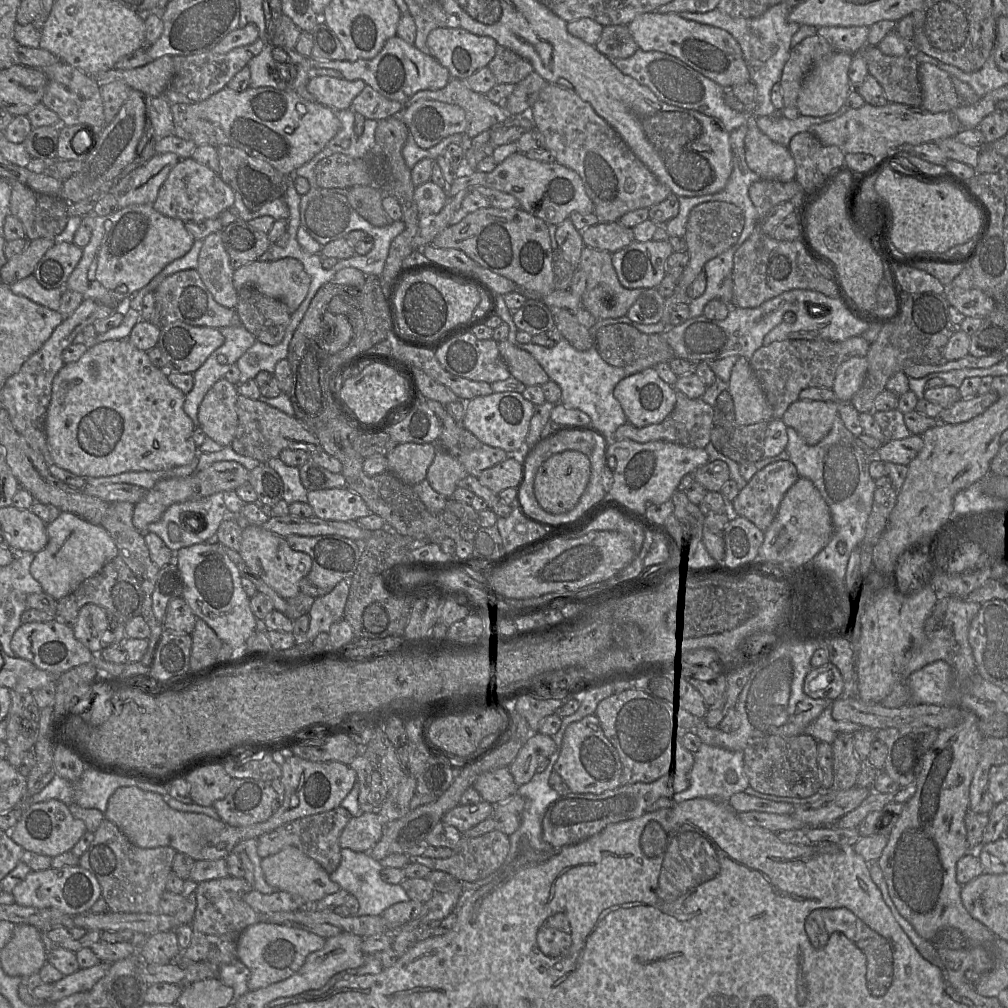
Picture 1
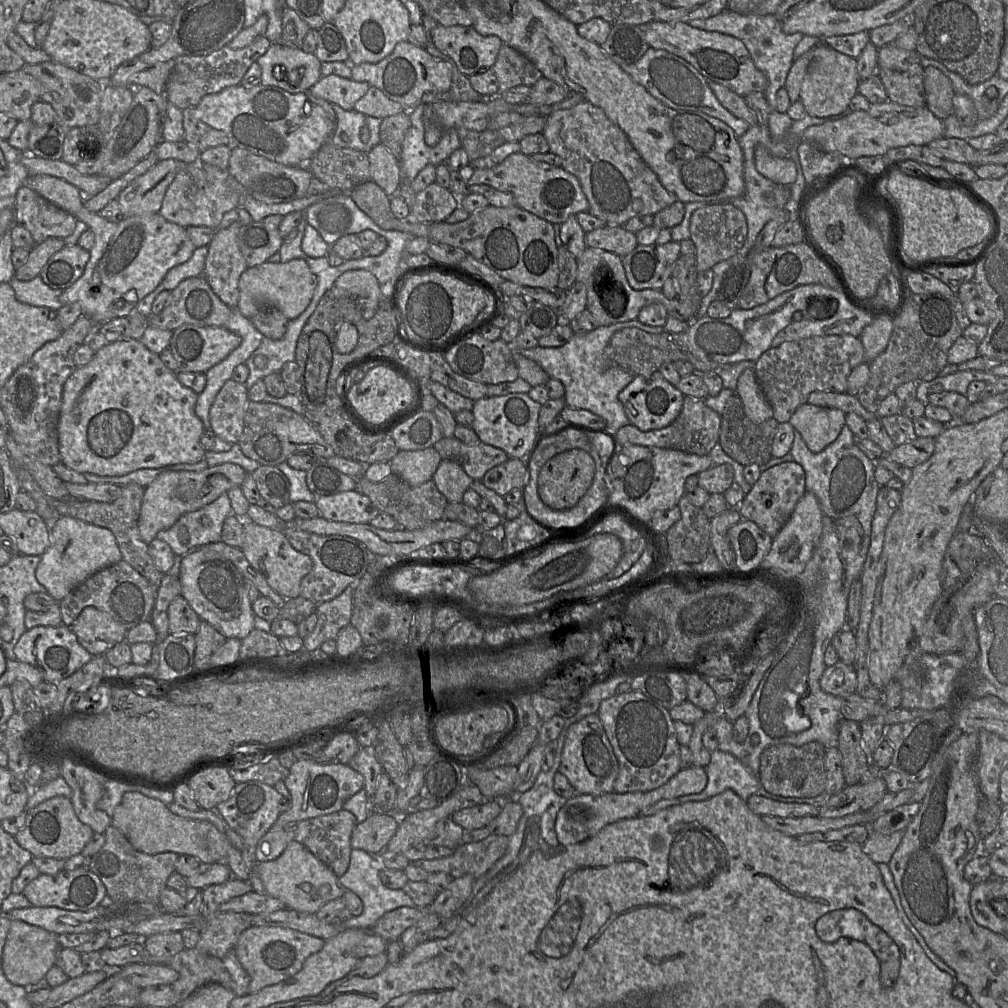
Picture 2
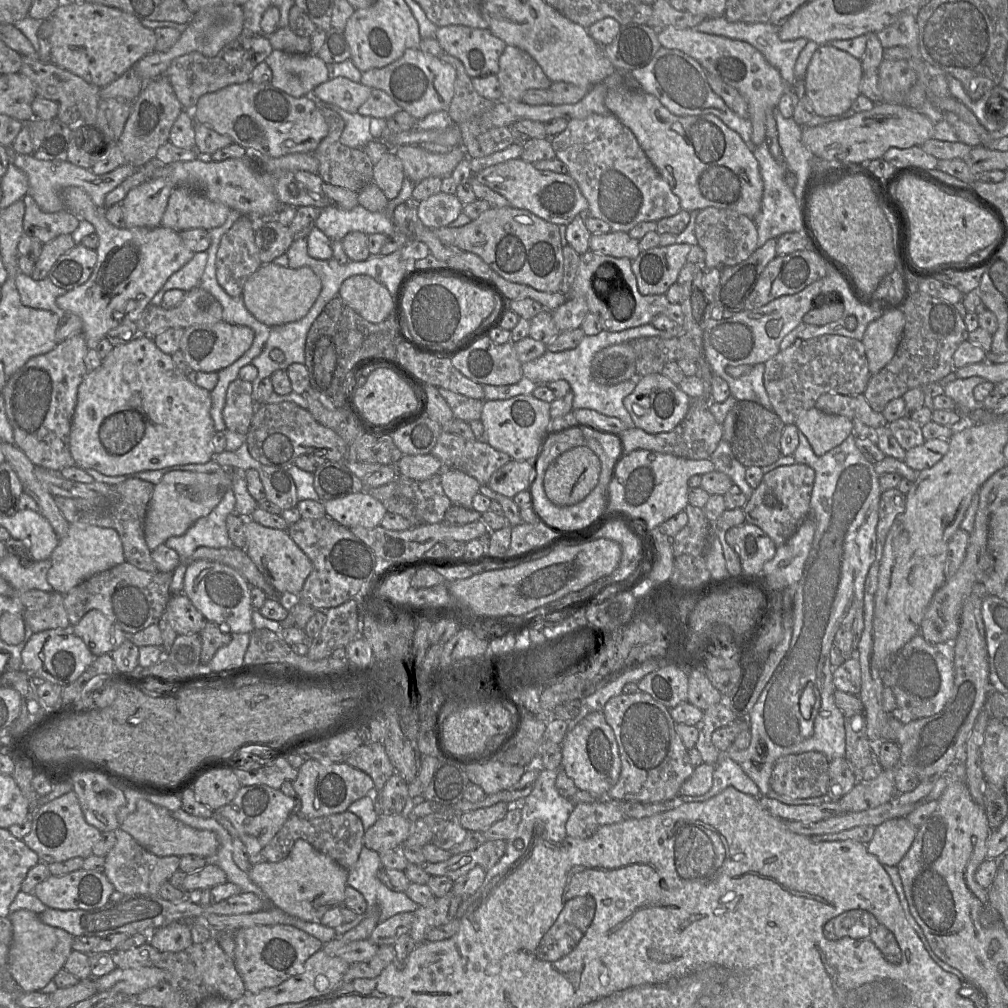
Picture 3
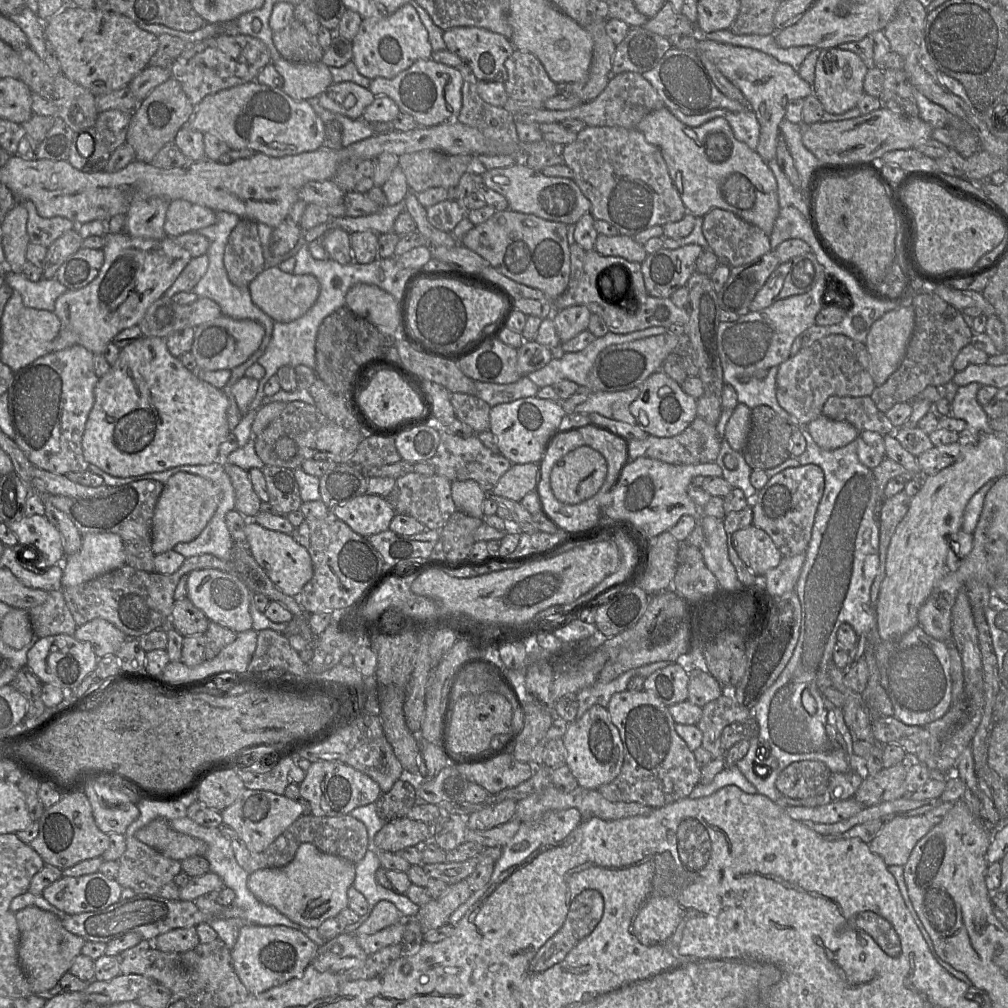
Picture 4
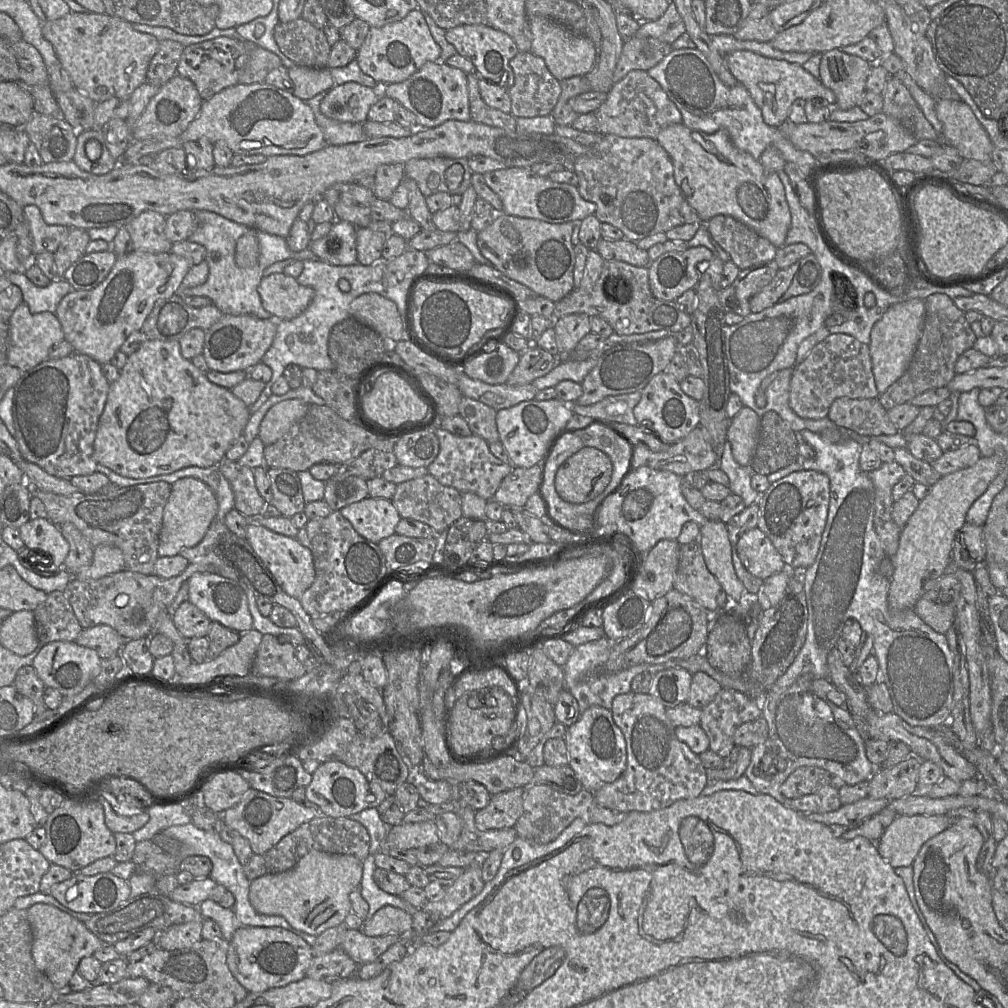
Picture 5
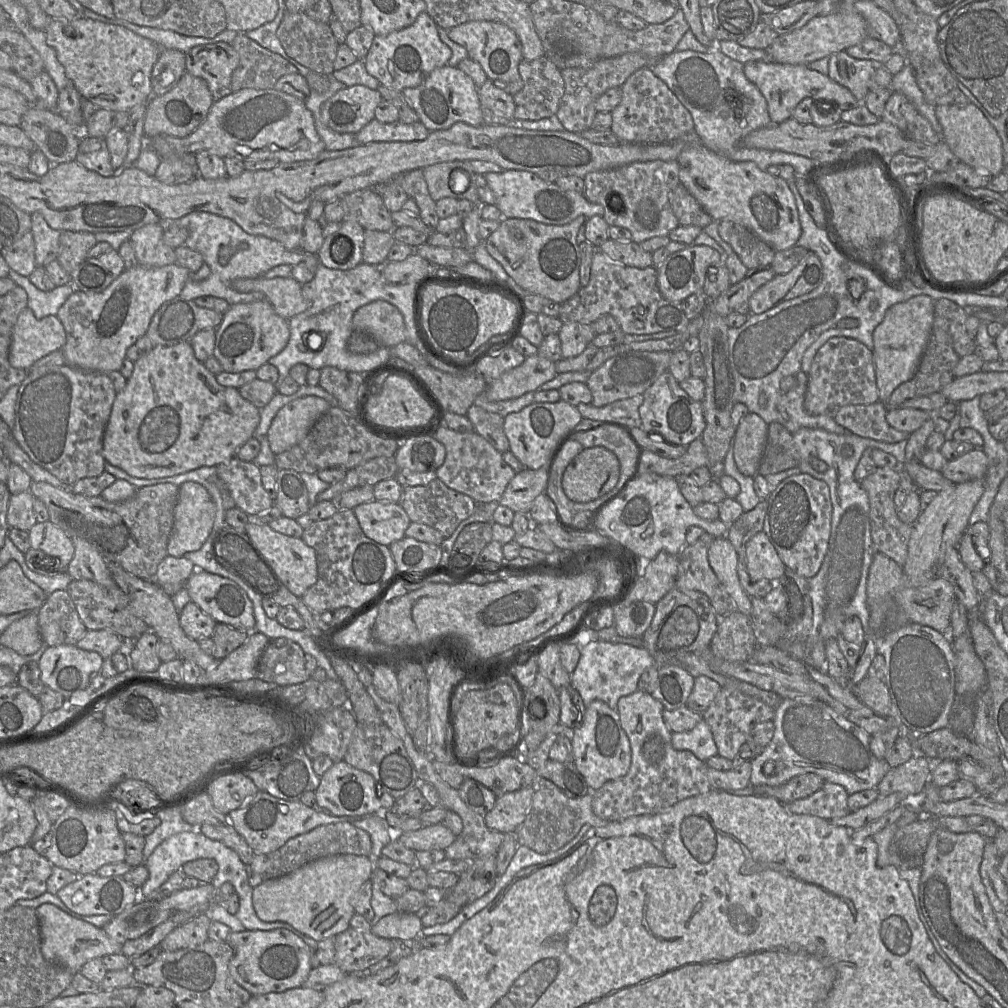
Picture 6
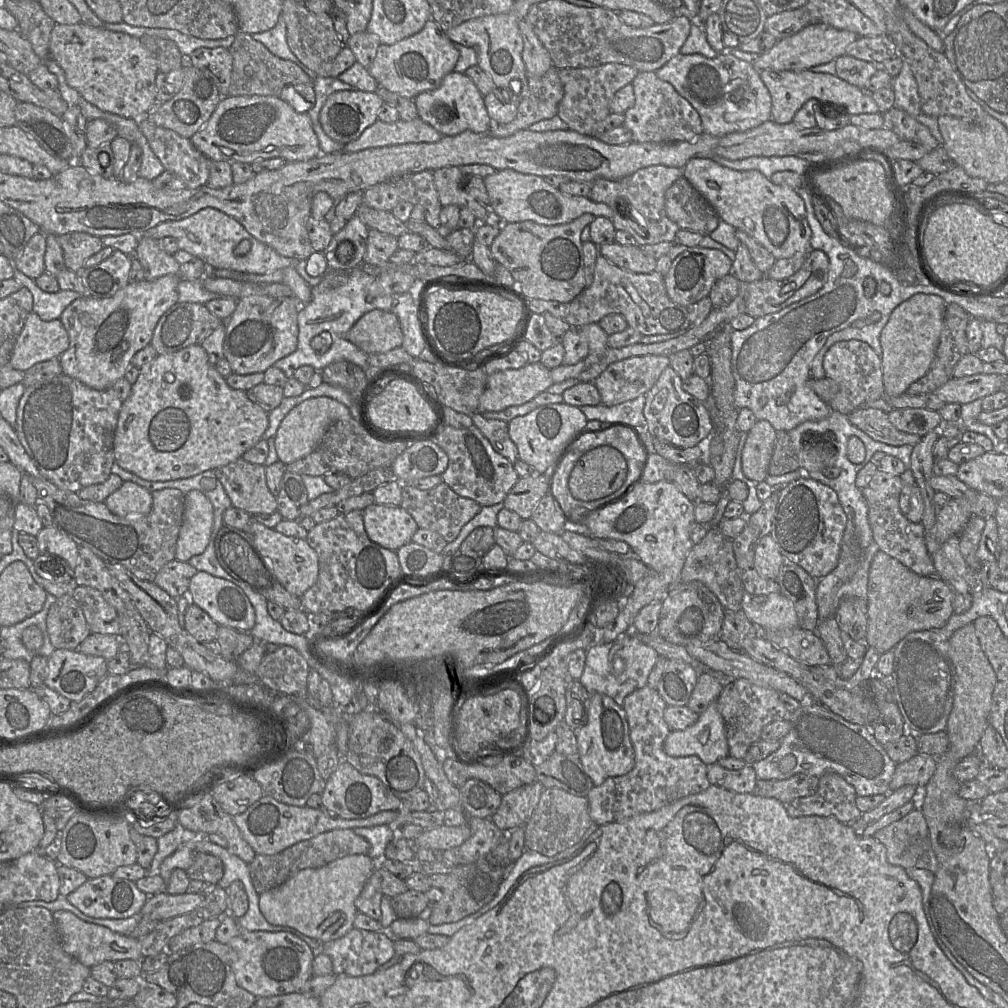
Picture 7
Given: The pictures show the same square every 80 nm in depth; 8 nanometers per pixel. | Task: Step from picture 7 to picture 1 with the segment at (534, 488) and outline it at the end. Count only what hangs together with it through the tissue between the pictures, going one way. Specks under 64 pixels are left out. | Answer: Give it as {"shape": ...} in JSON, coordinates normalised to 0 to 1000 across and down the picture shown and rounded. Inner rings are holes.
{"shape":[[[505,451],[500,457],[479,466],[473,472],[477,481],[490,489],[502,484],[513,484],[519,475],[519,459],[515,451]]]}

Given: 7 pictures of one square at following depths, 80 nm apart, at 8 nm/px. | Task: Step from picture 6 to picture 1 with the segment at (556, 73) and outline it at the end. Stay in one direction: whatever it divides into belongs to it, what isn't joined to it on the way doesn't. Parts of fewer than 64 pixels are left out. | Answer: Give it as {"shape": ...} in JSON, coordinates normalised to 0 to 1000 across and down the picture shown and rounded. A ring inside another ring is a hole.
{"shape":[[[493,46],[490,58],[484,63],[495,83],[513,83],[530,71],[528,63],[508,50]]]}

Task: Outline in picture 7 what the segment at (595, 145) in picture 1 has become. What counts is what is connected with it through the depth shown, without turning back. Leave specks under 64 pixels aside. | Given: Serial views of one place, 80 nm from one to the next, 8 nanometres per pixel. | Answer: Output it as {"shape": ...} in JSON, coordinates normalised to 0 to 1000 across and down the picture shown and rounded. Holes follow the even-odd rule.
{"shape":[[[648,164],[636,167],[628,173],[615,179],[593,178],[586,182],[584,197],[590,200],[596,200],[604,203],[609,213],[607,220],[611,228],[624,230],[631,238],[633,244],[641,242],[651,242],[654,240],[668,241],[670,232],[675,227],[674,224],[665,218],[660,209],[660,191],[663,187],[677,175],[677,168],[663,166],[659,164]]]}

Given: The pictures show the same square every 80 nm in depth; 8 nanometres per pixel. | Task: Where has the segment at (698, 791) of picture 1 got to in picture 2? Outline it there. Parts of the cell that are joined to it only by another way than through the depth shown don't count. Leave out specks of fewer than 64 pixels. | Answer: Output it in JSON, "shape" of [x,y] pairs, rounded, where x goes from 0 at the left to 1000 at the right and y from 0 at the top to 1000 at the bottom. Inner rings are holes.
{"shape":[[[713,743],[705,746],[699,764],[702,772],[699,783],[694,787],[673,791],[676,797],[701,794],[721,783],[727,784],[740,795],[756,781],[752,771],[733,753]]]}

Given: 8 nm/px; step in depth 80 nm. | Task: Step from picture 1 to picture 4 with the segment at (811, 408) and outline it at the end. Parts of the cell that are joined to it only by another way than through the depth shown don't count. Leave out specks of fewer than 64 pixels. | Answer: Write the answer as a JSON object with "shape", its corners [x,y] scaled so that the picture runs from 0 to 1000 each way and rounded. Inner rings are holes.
{"shape":[[[817,412],[803,419],[799,424],[810,440],[821,447],[836,443],[852,433],[852,428],[845,421],[825,417]]]}

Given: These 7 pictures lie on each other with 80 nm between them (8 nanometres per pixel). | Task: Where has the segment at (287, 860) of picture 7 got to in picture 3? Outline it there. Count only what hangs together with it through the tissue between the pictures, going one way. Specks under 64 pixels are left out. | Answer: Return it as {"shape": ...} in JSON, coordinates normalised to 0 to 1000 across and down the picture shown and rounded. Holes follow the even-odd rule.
{"shape":[[[345,804],[313,812],[302,812],[289,807],[269,834],[254,849],[247,850],[248,858],[250,860],[258,855],[277,855],[286,849],[294,833],[301,832],[316,845],[347,863],[353,857],[361,839],[361,825],[358,813]]]}

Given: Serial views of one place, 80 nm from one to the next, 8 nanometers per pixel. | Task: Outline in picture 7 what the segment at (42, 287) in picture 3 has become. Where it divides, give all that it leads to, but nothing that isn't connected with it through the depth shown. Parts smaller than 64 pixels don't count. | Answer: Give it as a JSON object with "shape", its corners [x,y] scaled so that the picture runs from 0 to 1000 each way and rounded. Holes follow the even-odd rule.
{"shape":[[[13,266],[13,276],[27,286],[33,294],[33,310],[43,318],[59,316],[62,310],[80,292],[70,288],[60,287],[55,291],[47,291],[39,286],[35,277],[31,277]]]}

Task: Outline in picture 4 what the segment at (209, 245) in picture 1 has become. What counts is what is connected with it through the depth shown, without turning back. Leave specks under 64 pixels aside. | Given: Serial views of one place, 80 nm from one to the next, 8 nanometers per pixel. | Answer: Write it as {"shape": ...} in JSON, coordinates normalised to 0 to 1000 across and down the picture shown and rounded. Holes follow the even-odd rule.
{"shape":[[[239,216],[226,235],[221,260],[227,278],[235,285],[246,284],[263,267],[255,220]]]}

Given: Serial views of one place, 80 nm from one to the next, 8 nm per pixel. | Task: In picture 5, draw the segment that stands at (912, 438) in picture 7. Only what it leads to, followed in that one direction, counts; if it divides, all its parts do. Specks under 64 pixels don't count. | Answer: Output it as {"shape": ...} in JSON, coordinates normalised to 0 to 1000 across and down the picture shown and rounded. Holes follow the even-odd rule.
{"shape":[[[831,395],[824,401],[820,414],[829,423],[857,433],[887,432],[892,429],[871,395]]]}

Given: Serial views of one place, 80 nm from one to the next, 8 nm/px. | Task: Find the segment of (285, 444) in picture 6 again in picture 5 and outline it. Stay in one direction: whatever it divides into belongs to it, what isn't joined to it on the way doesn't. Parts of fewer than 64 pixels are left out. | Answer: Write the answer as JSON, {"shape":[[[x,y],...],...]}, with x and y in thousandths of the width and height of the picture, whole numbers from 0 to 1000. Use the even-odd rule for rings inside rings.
{"shape":[[[287,396],[271,402],[263,411],[257,424],[256,435],[263,442],[273,439],[288,425],[288,423],[300,415],[307,406],[308,401],[299,396]]]}

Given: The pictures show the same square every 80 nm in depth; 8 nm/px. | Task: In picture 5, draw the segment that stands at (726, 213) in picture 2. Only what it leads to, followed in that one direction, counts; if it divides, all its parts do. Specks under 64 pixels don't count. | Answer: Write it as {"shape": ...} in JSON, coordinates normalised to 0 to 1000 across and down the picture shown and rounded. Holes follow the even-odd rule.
{"shape":[[[707,214],[701,220],[701,228],[734,268],[769,257],[770,244],[725,214]]]}

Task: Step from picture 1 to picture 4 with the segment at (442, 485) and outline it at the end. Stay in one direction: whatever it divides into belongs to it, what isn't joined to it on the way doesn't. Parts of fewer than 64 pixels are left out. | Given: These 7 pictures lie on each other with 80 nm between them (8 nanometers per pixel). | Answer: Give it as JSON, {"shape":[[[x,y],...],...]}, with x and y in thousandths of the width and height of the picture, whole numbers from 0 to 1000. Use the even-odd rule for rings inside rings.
{"shape":[[[472,477],[447,478],[447,491],[453,506],[469,513],[480,513],[479,498],[483,489]]]}

